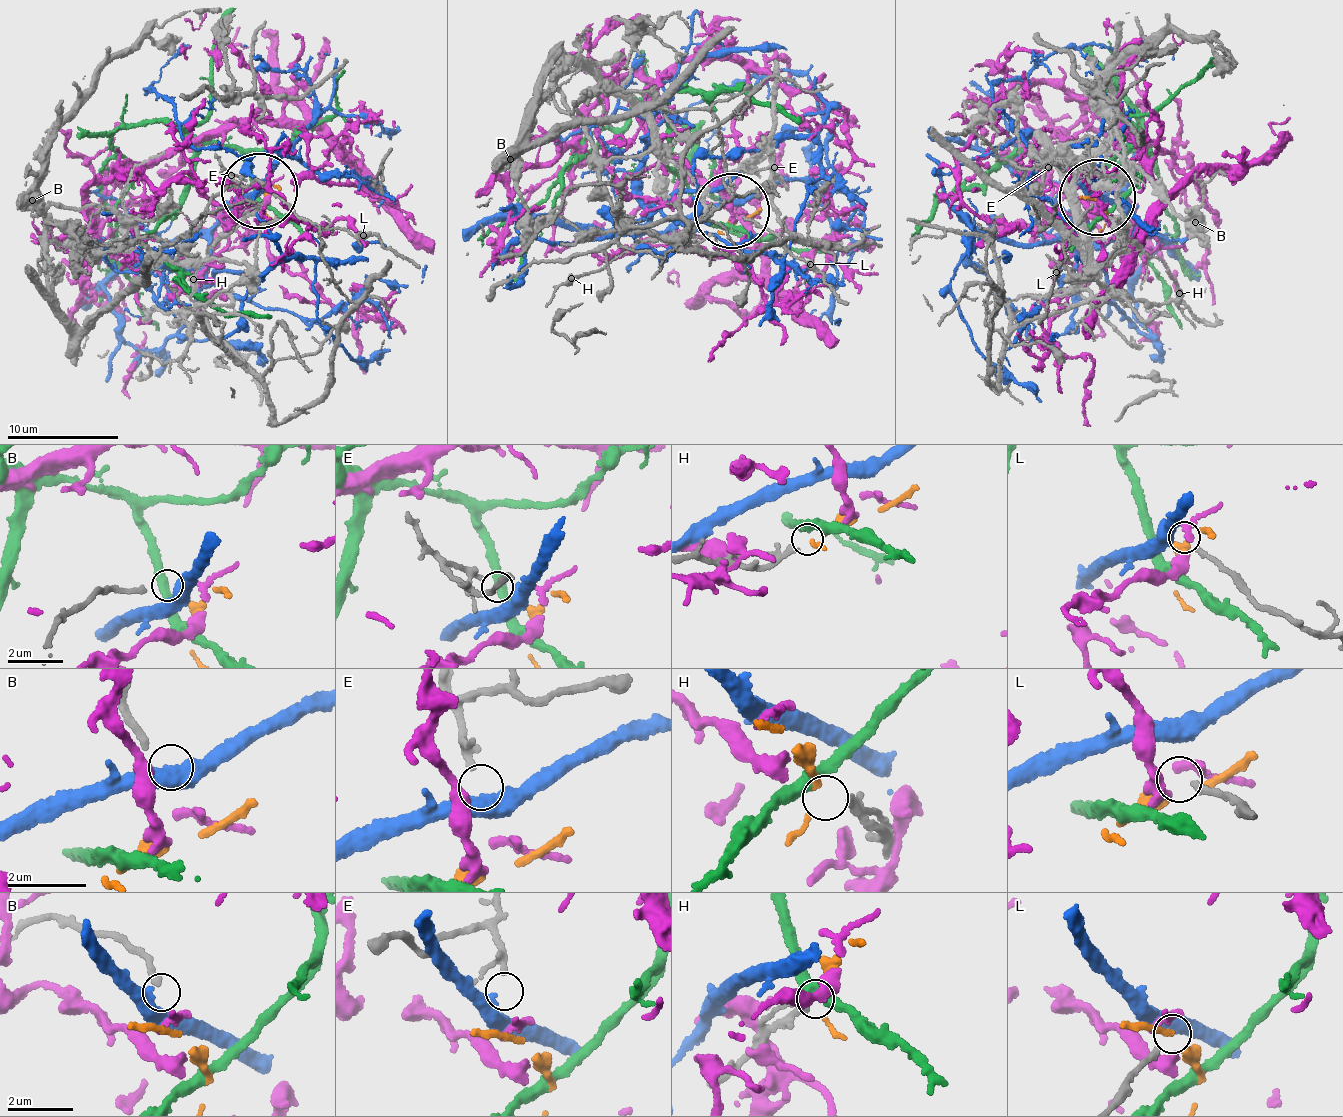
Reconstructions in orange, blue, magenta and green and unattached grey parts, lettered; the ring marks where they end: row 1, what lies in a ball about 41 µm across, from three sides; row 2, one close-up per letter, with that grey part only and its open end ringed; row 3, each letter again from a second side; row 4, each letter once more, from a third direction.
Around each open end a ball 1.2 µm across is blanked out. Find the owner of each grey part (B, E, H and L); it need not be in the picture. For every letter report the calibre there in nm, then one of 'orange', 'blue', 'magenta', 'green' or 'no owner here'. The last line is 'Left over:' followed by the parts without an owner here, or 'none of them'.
B: 170 nm | no owner here
E: 160 nm | blue
H: 130 nm | orange
L: 150 nm | no owner here
Left over: B, L

